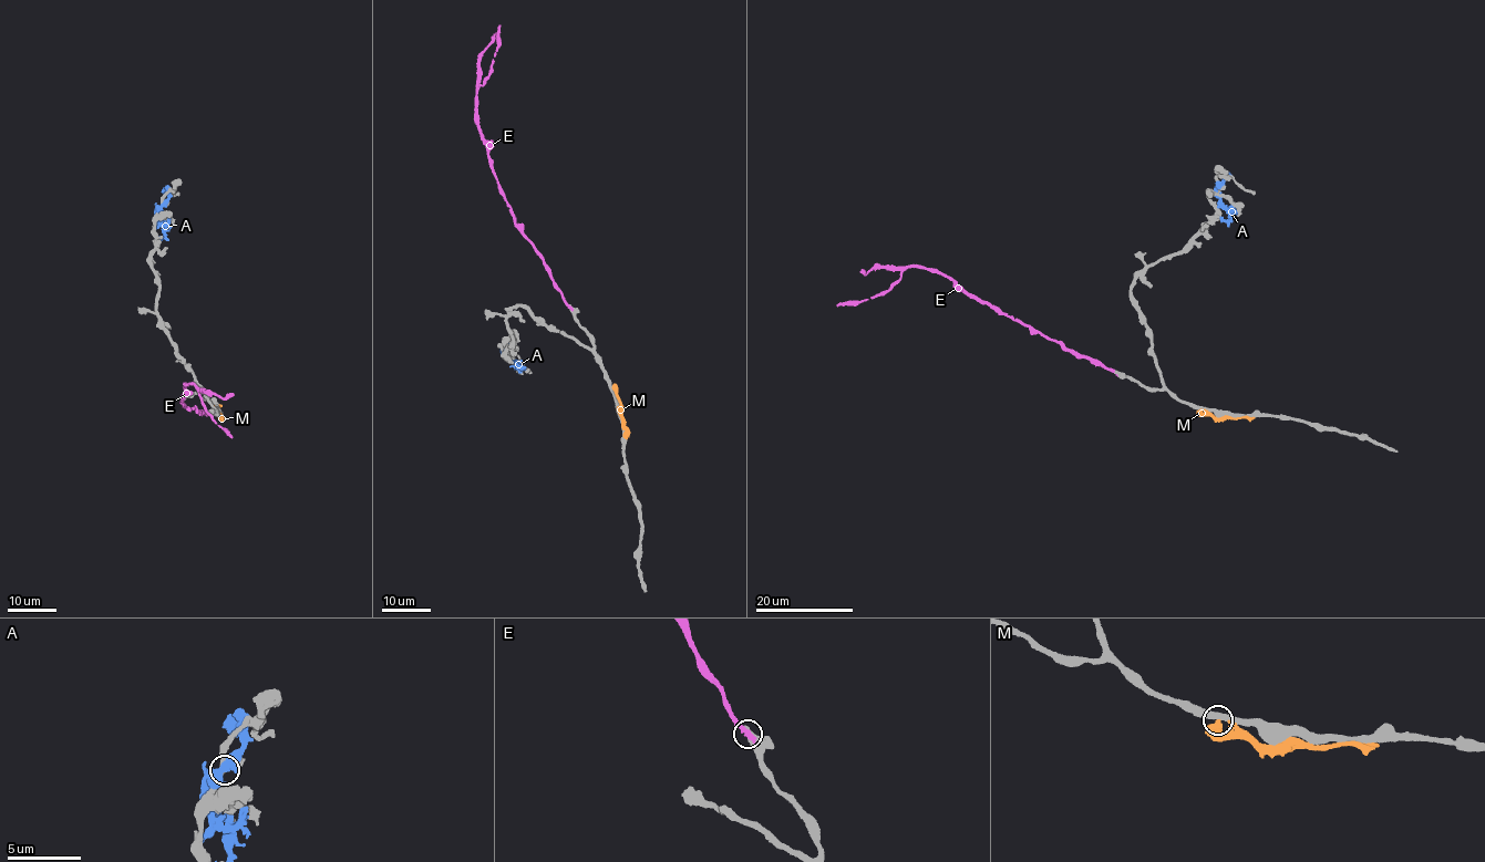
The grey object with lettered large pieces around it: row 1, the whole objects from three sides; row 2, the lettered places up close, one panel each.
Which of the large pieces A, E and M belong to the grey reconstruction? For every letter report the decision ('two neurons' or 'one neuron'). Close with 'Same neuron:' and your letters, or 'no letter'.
A: two neurons
E: two neurons
M: two neurons
Same neuron: no letter

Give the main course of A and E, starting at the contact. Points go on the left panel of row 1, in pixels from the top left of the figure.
A: (162, 206), (156, 219), (162, 224), (164, 232), (157, 236)
E: (206, 414), (182, 404), (185, 385), (191, 384), (196, 387), (205, 409), (231, 437)

